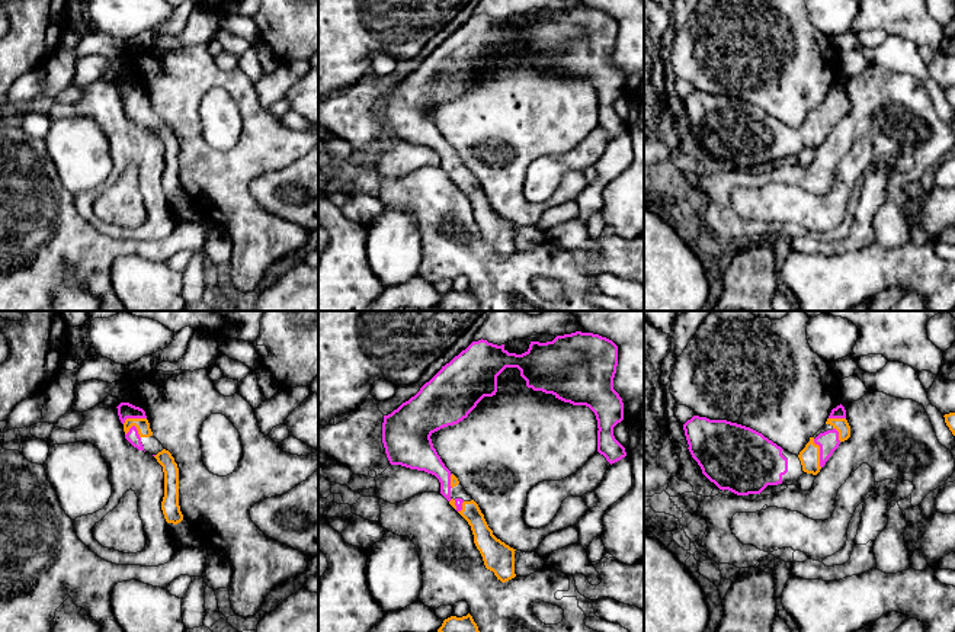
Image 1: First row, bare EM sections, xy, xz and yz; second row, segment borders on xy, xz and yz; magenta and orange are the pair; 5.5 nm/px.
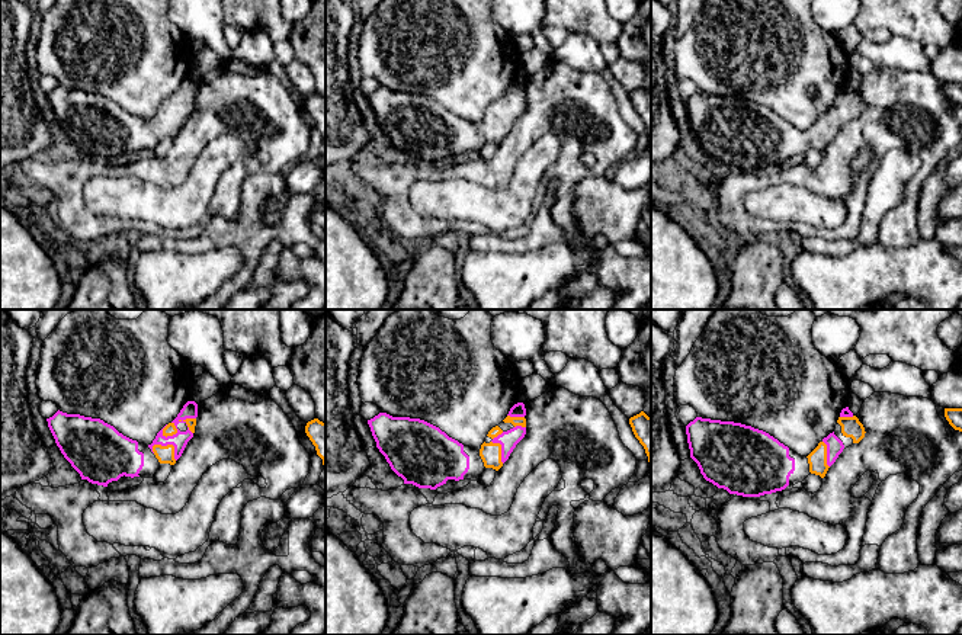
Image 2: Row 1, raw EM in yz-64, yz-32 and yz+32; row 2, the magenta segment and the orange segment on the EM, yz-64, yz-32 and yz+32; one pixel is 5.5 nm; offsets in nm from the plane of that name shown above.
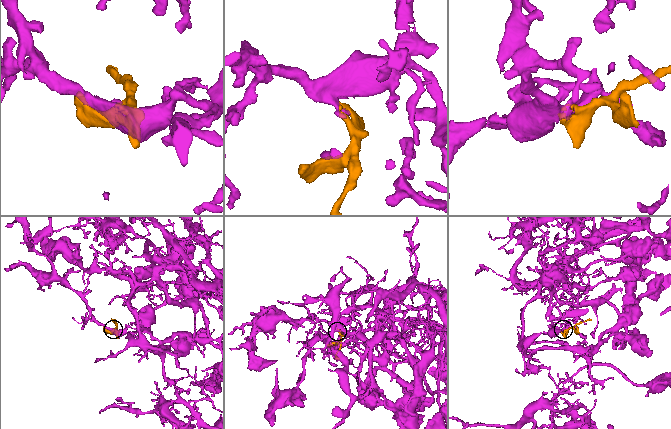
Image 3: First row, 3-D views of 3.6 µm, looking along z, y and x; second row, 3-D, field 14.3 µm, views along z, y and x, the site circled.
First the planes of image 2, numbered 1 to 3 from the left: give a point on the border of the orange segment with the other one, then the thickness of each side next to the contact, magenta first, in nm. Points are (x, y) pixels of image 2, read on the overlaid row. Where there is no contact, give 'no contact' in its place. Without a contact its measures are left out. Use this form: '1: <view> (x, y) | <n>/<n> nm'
1: yz-64 (169, 443) | 90/100 nm
2: yz-32 (500, 443) | 100/120 nm
3: yz+32 (827, 454) | 100/110 nm

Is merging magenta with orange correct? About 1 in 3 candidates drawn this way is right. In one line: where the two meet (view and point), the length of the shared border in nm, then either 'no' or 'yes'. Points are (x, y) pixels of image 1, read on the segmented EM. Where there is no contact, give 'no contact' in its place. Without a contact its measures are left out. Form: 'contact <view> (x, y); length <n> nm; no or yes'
contact yz (820, 454); length 170 nm; yes

